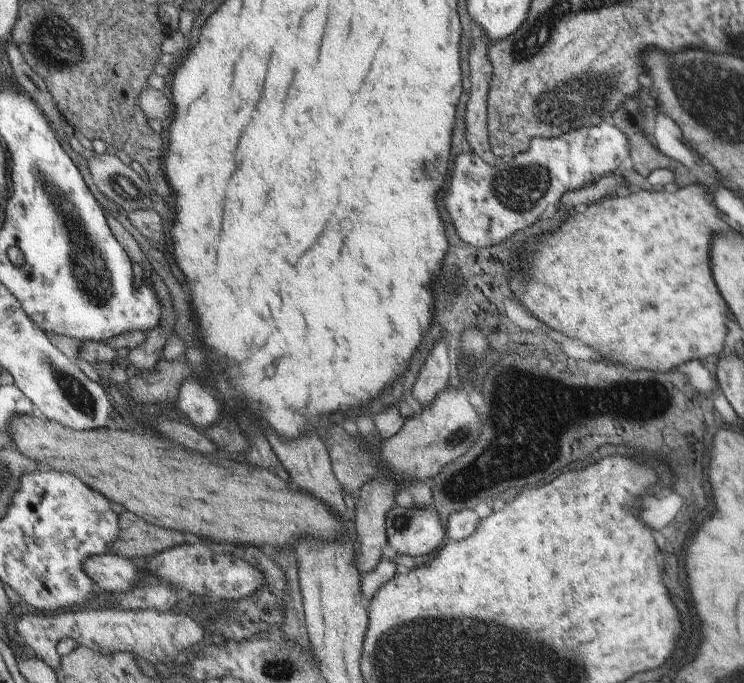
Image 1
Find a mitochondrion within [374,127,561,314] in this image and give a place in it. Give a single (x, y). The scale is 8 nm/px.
(520, 187)

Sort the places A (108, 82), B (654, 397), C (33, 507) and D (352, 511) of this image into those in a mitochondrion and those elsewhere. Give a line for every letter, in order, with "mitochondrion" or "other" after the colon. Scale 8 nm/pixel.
A: other
B: other
C: other
D: other

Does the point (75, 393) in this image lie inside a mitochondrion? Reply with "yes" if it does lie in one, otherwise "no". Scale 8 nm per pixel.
yes

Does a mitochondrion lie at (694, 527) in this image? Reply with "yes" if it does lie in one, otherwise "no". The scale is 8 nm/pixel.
no

